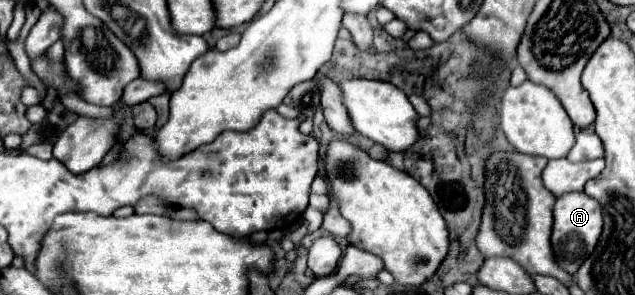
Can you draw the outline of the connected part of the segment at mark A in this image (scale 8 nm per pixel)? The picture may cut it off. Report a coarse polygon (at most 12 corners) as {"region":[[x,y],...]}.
{"region":[[584,192],[556,198],[550,242],[574,274],[602,232],[602,210]]}

